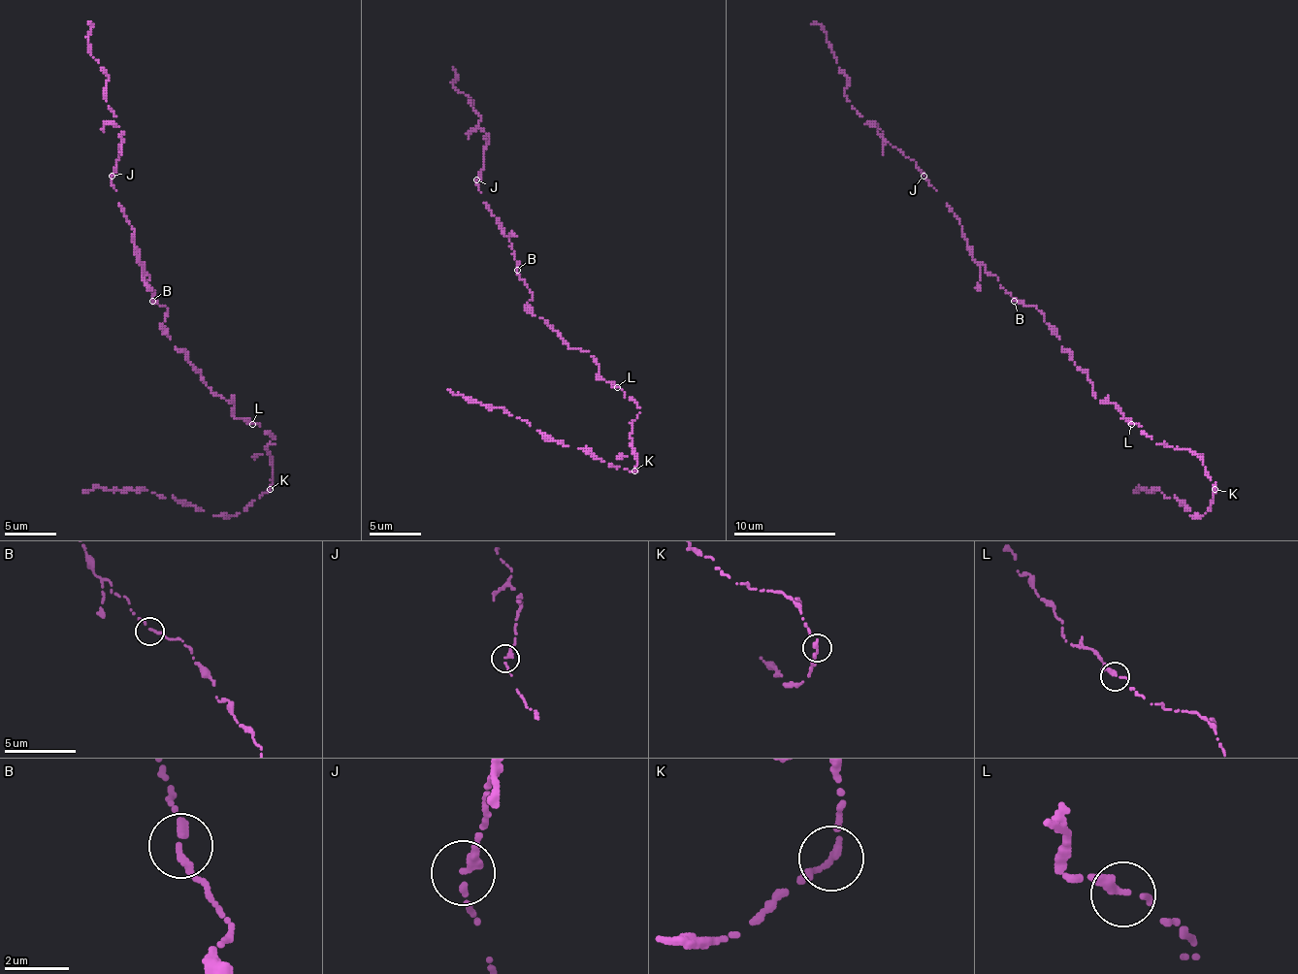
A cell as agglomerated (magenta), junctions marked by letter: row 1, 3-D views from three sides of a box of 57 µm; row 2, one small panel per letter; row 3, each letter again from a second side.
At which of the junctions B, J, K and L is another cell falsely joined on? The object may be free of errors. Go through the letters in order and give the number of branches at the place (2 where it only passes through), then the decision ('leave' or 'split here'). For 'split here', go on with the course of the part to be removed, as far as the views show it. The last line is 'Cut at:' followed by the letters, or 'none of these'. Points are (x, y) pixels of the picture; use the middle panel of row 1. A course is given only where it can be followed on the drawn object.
B: branches 1; leave
J: branches 1; leave
K: branches 1; split here; course (634, 471), (594, 459), (581, 448), (550, 440), (502, 407), (466, 400), (448, 390)
L: branches 1; leave
Cut at: K

